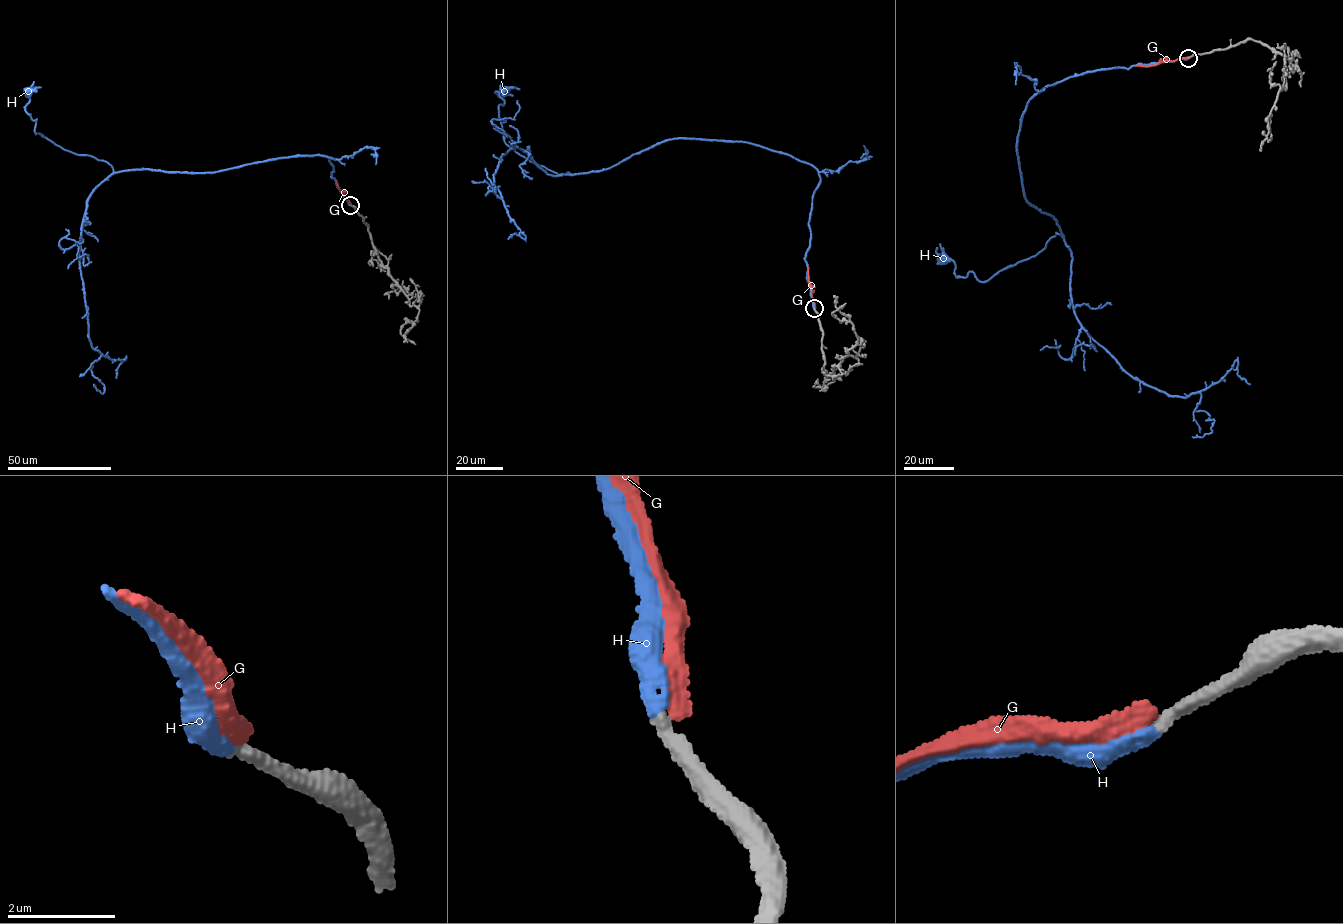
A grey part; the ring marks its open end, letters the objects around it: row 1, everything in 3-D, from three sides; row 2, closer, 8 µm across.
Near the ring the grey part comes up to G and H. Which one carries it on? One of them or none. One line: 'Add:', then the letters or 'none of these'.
Add: H

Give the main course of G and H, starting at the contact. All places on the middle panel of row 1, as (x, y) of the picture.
G: (814, 309), (807, 266)
H: (814, 308), (805, 259), (820, 180), (810, 164), (683, 137), (557, 174), (504, 142), (502, 91)

